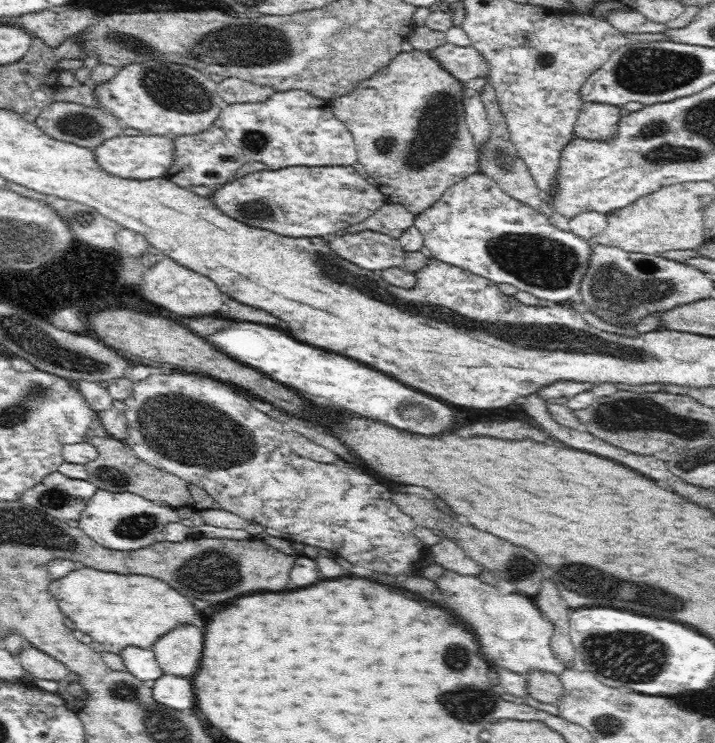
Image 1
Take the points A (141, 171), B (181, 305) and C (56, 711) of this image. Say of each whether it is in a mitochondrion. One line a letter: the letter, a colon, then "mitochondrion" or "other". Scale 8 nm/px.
A: other
B: other
C: other

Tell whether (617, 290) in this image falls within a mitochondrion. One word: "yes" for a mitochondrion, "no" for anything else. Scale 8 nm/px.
yes

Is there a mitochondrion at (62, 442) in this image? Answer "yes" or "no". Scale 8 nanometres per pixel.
no

